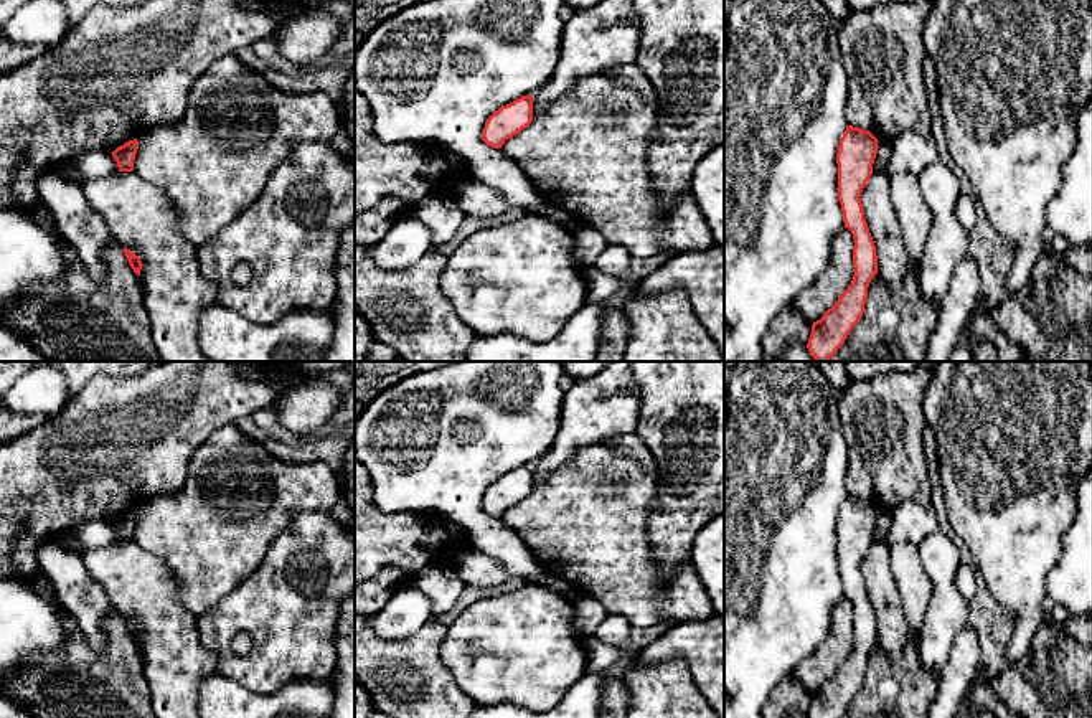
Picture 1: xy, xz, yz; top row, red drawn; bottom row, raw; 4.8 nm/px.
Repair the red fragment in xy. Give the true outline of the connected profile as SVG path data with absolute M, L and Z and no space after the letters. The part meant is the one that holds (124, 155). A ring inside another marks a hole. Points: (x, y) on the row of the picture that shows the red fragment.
M129 140L124 145L117 147L112 152L112 157L117 162L119 172L132 172L134 170L134 160L135 160L135 154L137 154L137 145L139 140Z

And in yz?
M846 125L836 154L838 200L845 228L851 231L854 239L854 276L835 305L812 325L807 348L817 361L828 361L845 343L864 314L868 287L878 274L876 246L864 220L859 198L866 182L873 175L876 154L878 139L869 130Z

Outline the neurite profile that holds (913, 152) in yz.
M906 130L892 142L892 154L887 163L887 173L919 175L927 165L939 160L937 145L914 130Z

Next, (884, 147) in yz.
M879 139L878 154L873 163L873 173L887 173L887 163L892 154L892 142Z

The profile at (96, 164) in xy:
M91 150L78 155L63 167L43 172L66 173L69 180L82 185L86 180L104 178L119 172L117 162L107 150Z

